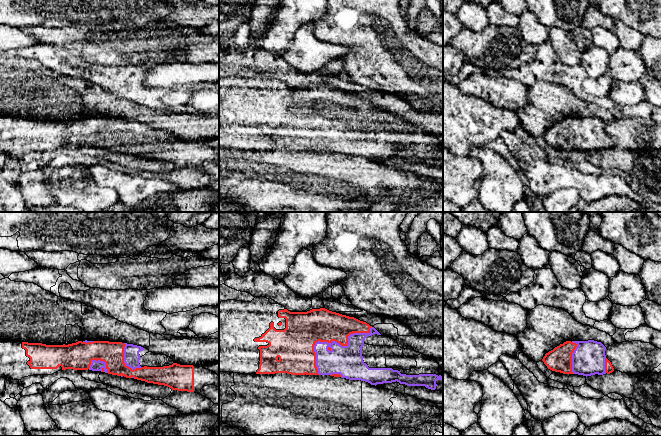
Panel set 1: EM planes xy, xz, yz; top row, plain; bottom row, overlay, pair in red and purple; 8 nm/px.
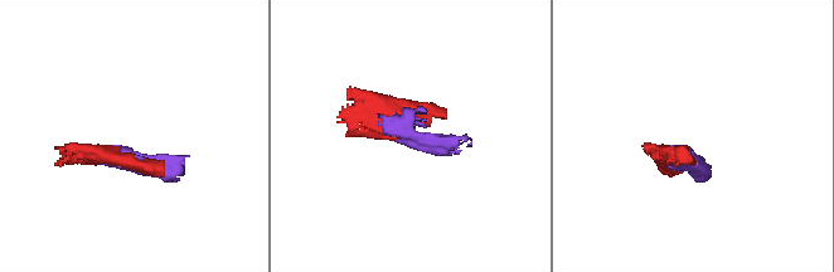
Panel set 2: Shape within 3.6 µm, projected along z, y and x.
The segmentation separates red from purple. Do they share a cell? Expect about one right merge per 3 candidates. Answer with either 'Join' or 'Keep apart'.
Join

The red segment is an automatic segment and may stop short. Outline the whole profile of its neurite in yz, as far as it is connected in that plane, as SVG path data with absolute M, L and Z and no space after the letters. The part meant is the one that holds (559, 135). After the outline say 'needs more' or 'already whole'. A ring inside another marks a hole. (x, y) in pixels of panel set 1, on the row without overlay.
M594 116L566 117L545 130L542 137L548 145L563 150L578 150L583 152L610 150L614 147L611 138L605 131L606 123Z; needs more

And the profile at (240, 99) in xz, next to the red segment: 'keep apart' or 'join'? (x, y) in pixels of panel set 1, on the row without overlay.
join

